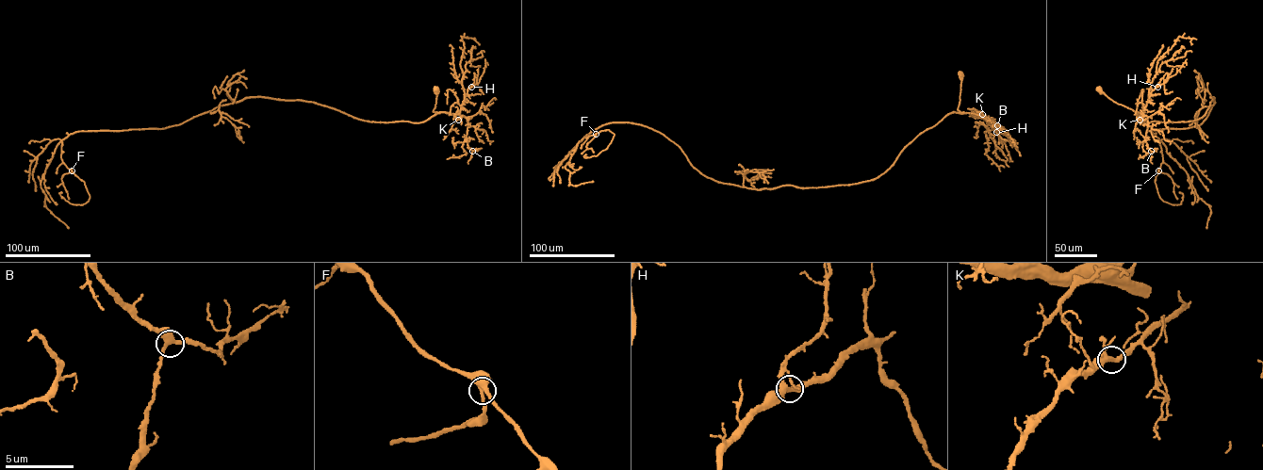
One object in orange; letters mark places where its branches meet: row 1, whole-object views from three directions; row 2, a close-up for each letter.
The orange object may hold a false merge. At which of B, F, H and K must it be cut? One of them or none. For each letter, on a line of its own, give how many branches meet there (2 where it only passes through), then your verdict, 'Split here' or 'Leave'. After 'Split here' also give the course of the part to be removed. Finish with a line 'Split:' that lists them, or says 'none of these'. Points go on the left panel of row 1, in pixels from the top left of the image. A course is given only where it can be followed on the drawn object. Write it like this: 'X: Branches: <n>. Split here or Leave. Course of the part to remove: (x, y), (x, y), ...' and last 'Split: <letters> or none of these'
B: Branches: 3. Leave
F: Branches: 3. Leave
H: Branches: 3. Leave
K: Branches: 3. Leave
Split: none of these

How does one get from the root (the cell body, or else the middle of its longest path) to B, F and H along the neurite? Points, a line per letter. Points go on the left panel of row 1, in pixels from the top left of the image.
B: (435, 89), (434, 111), (466, 118), (466, 138), (472, 151)
F: (435, 89), (439, 113), (418, 122), (250, 97), (165, 128), (75, 132), (62, 140), (72, 170)
H: (435, 89), (434, 111), (455, 114), (471, 87)

